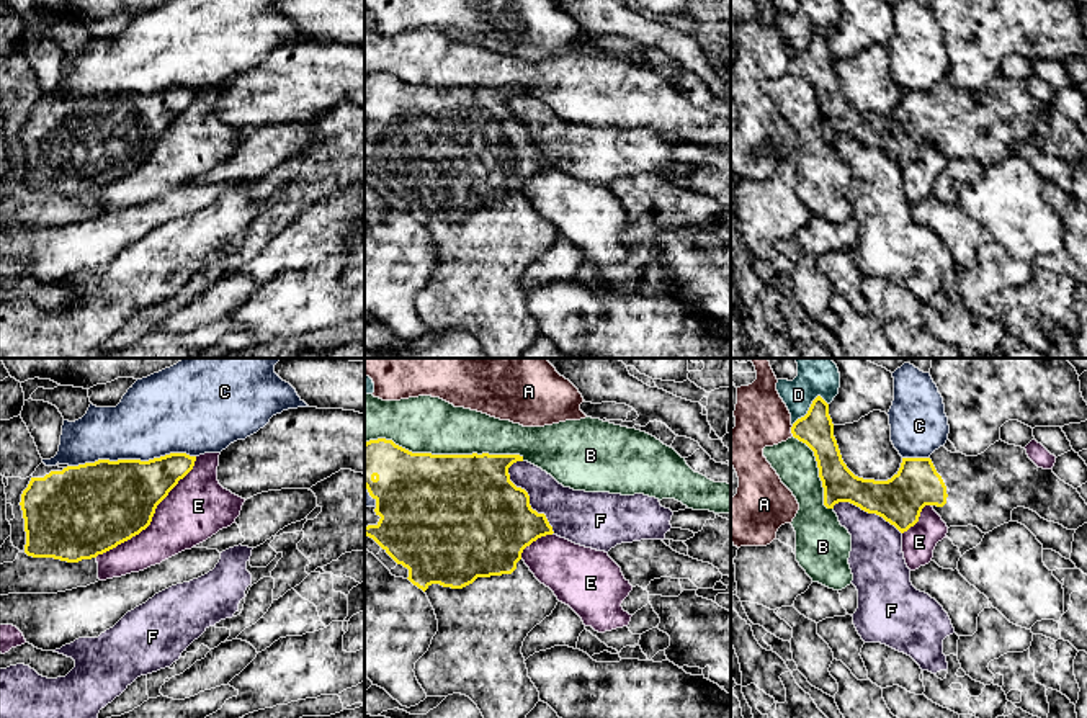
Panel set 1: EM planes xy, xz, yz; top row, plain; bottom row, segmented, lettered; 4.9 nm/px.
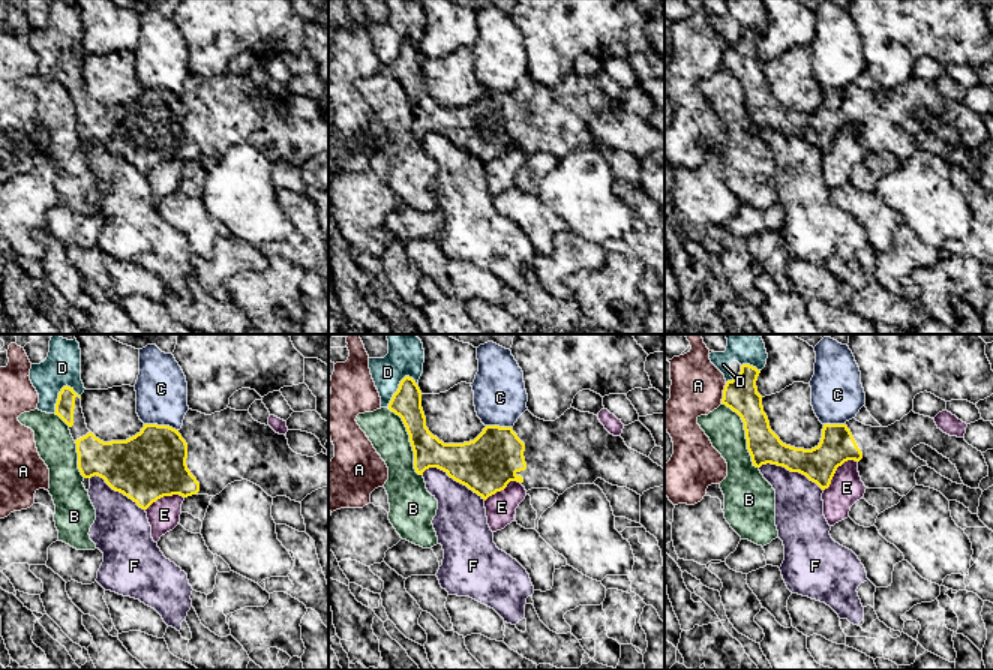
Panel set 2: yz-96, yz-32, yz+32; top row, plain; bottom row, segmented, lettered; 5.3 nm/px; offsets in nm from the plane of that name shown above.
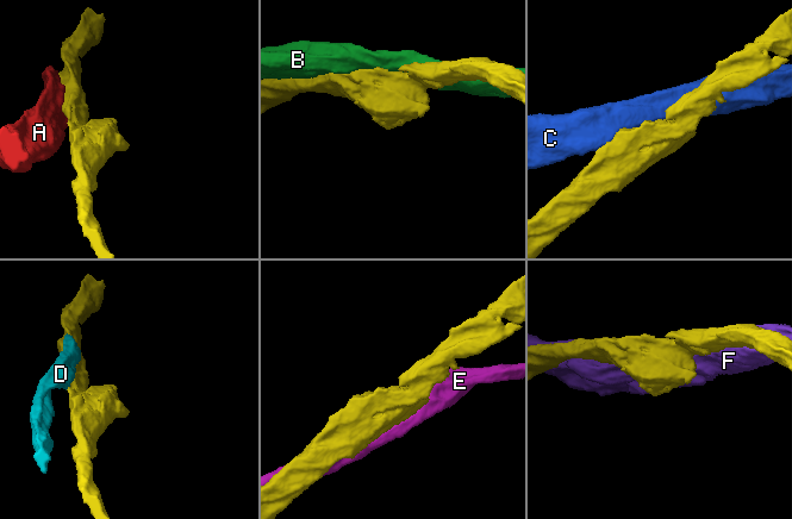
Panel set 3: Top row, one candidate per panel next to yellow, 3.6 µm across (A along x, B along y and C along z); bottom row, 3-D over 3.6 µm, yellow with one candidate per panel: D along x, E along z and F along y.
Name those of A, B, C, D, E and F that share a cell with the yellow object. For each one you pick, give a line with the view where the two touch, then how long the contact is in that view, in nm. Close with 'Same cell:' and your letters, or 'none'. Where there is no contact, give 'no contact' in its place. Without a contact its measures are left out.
Same cell: none

